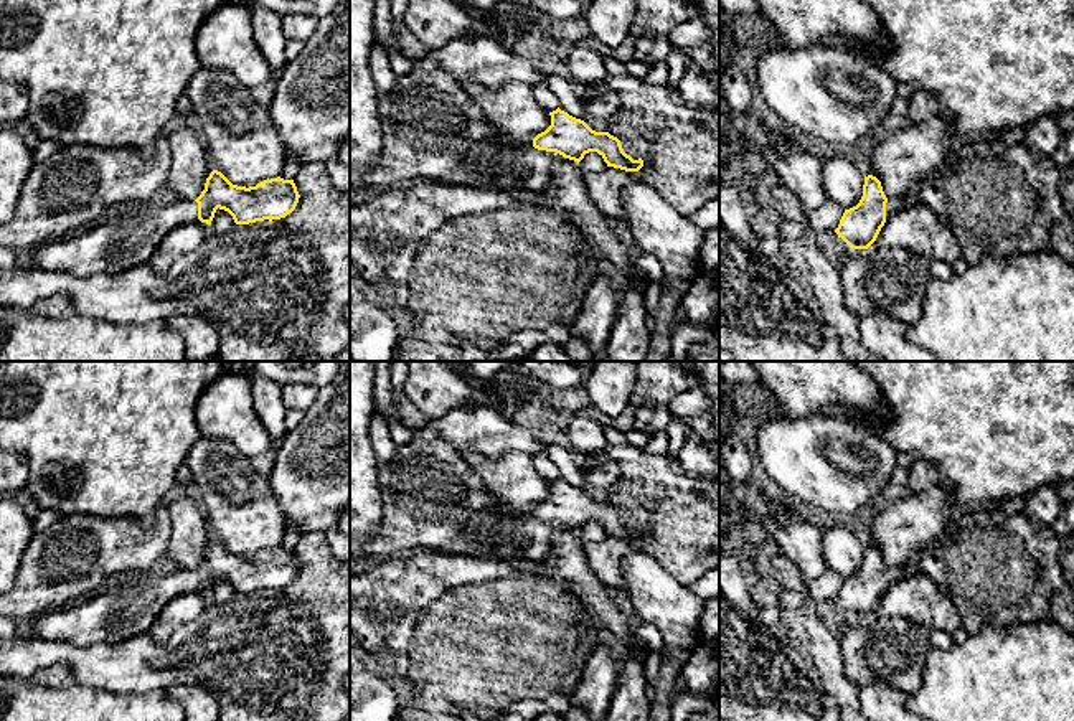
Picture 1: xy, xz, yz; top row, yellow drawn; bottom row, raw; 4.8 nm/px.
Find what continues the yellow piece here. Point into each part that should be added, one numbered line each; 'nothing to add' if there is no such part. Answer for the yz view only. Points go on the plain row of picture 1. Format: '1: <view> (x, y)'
1: yz (894, 574)

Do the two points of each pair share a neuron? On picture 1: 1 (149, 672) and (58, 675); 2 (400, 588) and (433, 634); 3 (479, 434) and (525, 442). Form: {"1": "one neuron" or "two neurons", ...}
{"1": "two neurons", "2": "one neuron", "3": "one neuron"}

